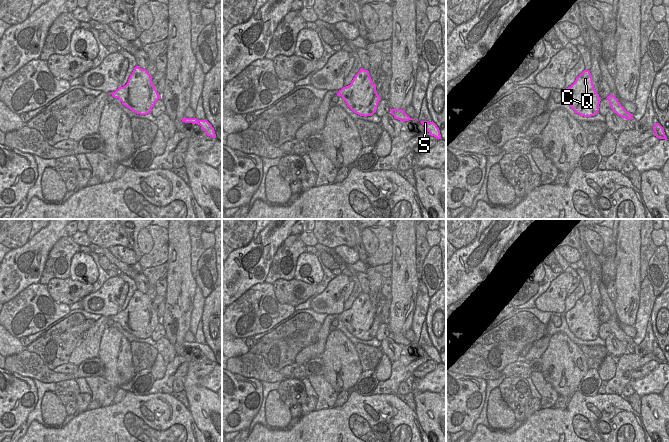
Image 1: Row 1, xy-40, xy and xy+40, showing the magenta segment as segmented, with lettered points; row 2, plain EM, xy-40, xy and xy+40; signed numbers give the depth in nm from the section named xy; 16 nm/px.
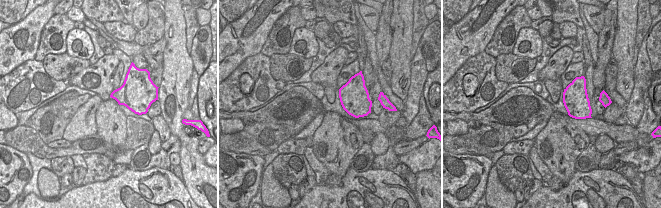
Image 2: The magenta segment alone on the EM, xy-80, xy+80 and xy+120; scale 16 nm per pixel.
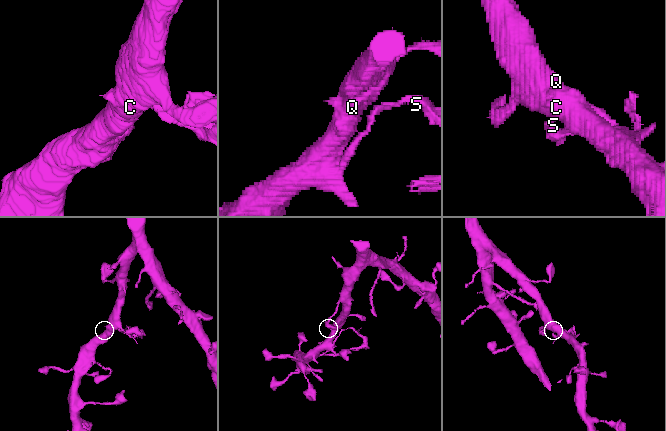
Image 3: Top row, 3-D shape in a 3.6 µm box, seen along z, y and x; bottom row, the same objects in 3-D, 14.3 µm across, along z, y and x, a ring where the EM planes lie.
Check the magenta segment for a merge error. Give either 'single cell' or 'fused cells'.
fused cells

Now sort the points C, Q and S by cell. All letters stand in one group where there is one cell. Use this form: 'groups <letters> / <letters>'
groups C Q / S

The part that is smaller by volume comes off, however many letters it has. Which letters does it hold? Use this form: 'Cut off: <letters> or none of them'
Cut off: S.

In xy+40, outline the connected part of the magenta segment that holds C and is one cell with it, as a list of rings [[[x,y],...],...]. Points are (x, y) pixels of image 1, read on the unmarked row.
[[[584,294],[575,306],[565,313],[565,319],[575,337],[584,341],[595,340],[599,337],[601,323],[594,312],[589,294]]]

